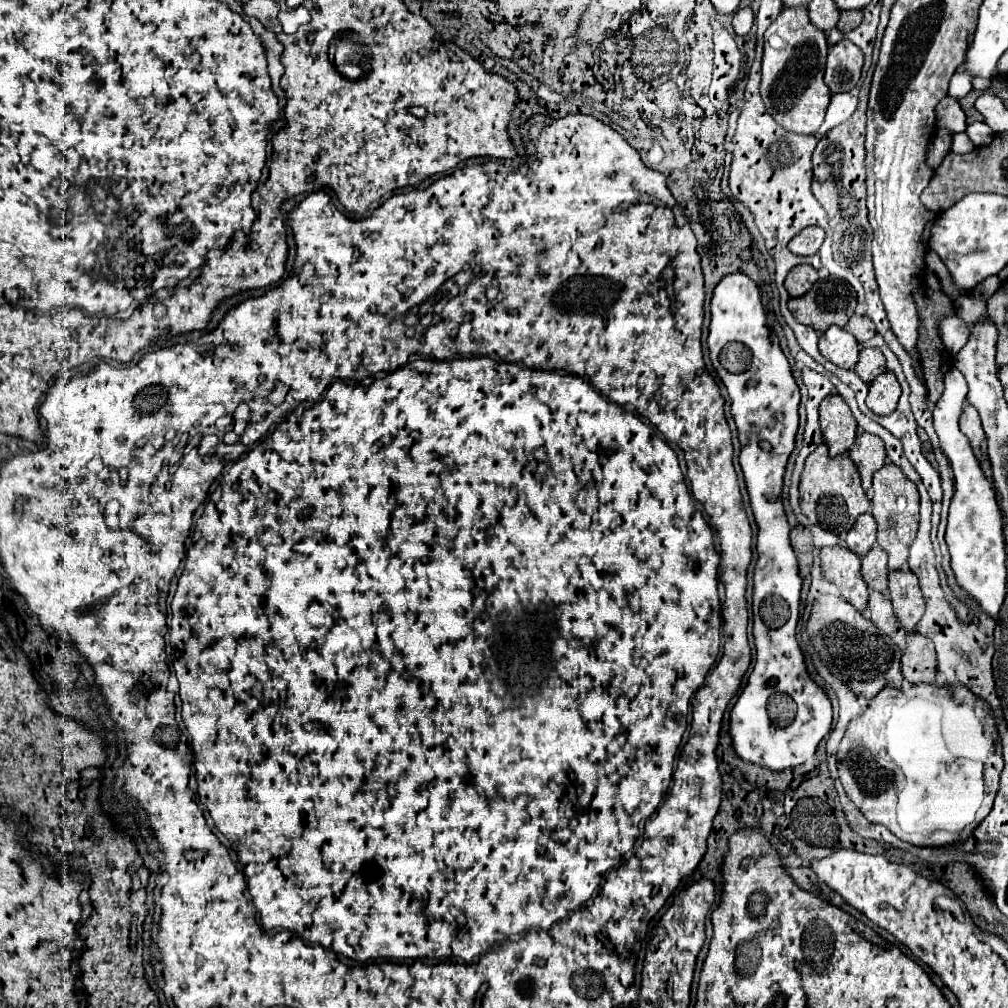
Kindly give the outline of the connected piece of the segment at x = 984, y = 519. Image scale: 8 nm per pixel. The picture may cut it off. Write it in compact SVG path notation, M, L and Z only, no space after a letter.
M951 368L944 377L941 400L935 404L935 410L933 410L933 426L941 442L941 452L947 456L955 478L955 496L949 508L945 542L949 546L951 570L955 574L959 588L963 588L973 600L977 600L977 604L991 618L995 618L1004 602L1005 584L1007 584L1005 556L1001 556L1001 550L1005 552L1003 520L1001 520L1001 510L999 510L997 498L993 496L991 484L983 476L977 464L977 458L969 448L969 440L965 440L965 436L959 430L959 418L963 414L967 392L965 376L957 368Z

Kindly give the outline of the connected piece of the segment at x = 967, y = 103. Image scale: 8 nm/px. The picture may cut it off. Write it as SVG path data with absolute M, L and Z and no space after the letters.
M973 90L969 96L965 96L965 98L961 98L961 108L963 108L963 112L967 114L967 124L973 124L973 112L975 112L975 108L973 108L973 102L975 102L975 98L979 96L981 92L979 90Z

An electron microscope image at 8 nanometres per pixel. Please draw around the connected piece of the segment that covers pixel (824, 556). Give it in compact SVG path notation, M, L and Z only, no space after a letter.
M825 546L821 548L821 572L839 588L839 594L859 612L867 608L867 584L861 578L861 558L849 548Z

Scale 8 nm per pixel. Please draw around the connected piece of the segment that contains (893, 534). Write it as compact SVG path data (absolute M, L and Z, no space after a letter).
M887 462L873 476L875 496L871 500L871 516L877 520L877 542L889 554L889 570L899 570L907 564L909 546L913 544L919 528L919 492L903 470Z

